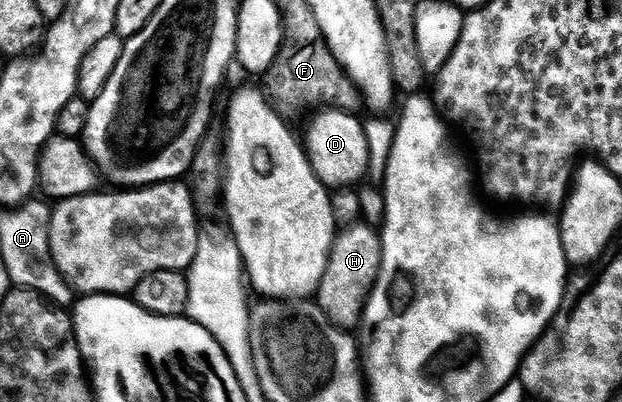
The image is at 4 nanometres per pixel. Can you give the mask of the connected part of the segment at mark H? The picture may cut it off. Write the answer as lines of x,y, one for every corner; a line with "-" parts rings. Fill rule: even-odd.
365,222
345,225
336,235
328,264
316,293
316,303
331,323
352,330
361,321
363,306
374,287
382,261
382,239
379,231

